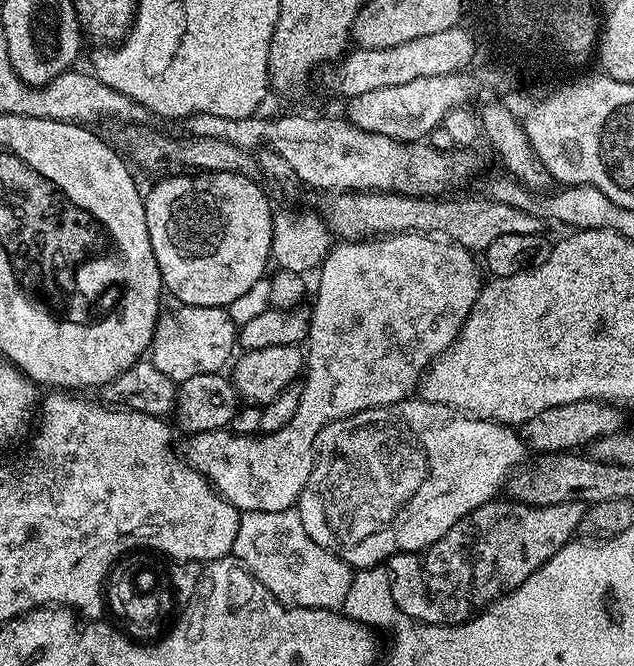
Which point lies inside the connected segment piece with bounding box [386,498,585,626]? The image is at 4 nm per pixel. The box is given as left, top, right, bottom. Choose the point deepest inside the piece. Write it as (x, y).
(491, 551)

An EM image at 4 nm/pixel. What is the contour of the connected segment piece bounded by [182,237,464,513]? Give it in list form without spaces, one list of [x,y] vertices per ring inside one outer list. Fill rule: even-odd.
[[[377,237],[337,243],[325,257],[318,268],[320,285],[316,288],[316,305],[310,308],[306,375],[300,388],[298,410],[282,430],[237,436],[219,428],[193,432],[185,439],[188,441],[182,447],[184,459],[210,481],[219,496],[239,508],[241,513],[295,509],[312,473],[316,435],[335,420],[409,399],[417,391],[421,376],[432,367],[433,360],[460,335],[460,316],[464,308],[462,290],[448,294],[452,290],[438,288],[438,284],[415,284],[408,279],[406,264],[399,264],[396,259],[398,251],[395,237]]]

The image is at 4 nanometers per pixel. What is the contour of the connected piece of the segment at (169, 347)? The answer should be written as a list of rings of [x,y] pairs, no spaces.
[[[181,305],[176,311],[174,324],[164,318],[156,327],[150,349],[151,364],[176,384],[192,378],[194,374],[223,371],[231,361],[232,348],[235,349],[237,345],[238,331],[238,326],[230,318],[227,309]]]

